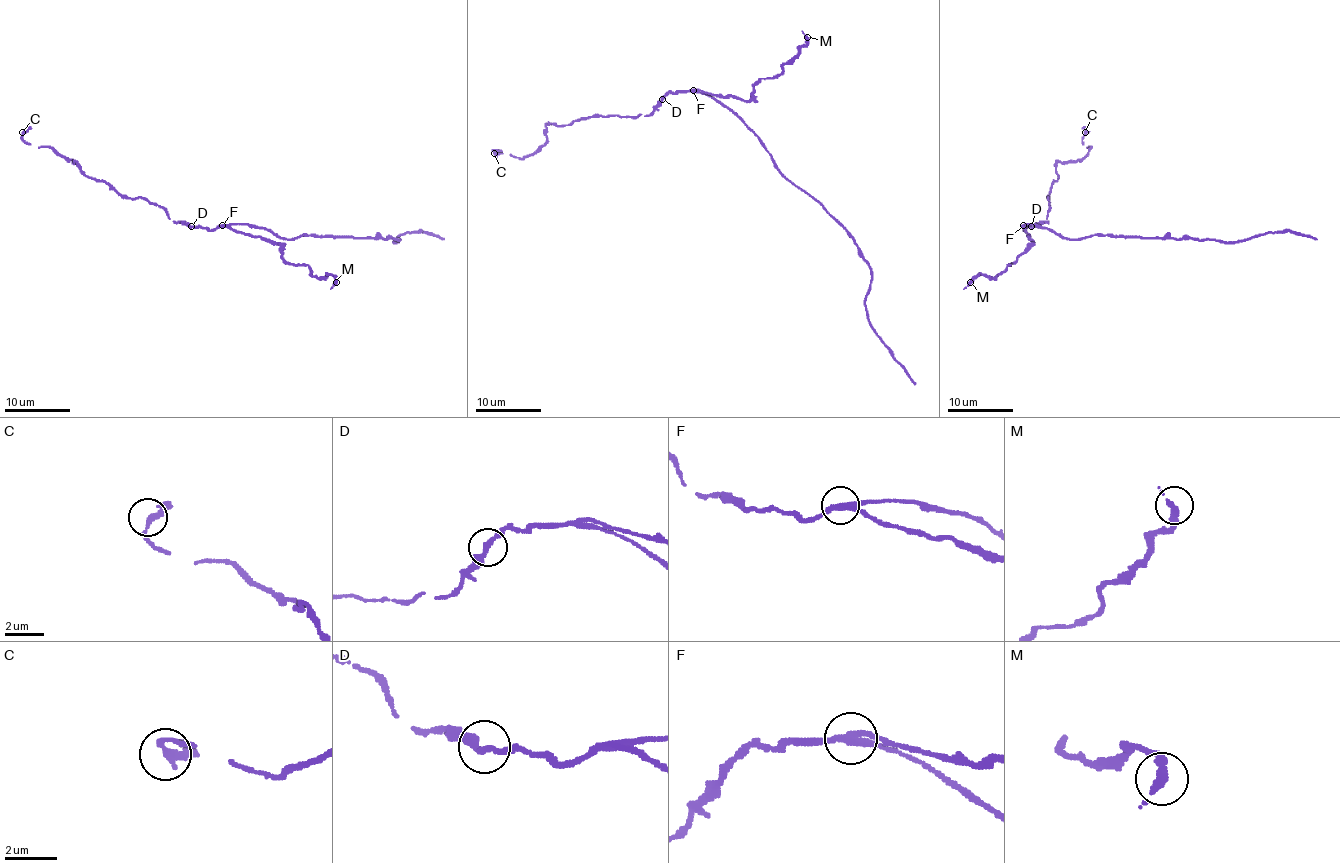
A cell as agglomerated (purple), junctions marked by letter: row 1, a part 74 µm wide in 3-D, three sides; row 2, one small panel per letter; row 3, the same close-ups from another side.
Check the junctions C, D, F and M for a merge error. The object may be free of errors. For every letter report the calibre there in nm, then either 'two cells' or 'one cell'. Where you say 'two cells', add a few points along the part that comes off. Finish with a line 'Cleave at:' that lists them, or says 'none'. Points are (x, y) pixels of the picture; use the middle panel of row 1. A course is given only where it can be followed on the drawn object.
C: calibre 200 nm; one cell
D: calibre 240 nm; one cell
F: calibre 220 nm; two cells; course (693, 91), (734, 112), (774, 166), (853, 239), (871, 270), (864, 301), (867, 321), (915, 385)
M: calibre 240 nm; one cell
Cleave at: F

